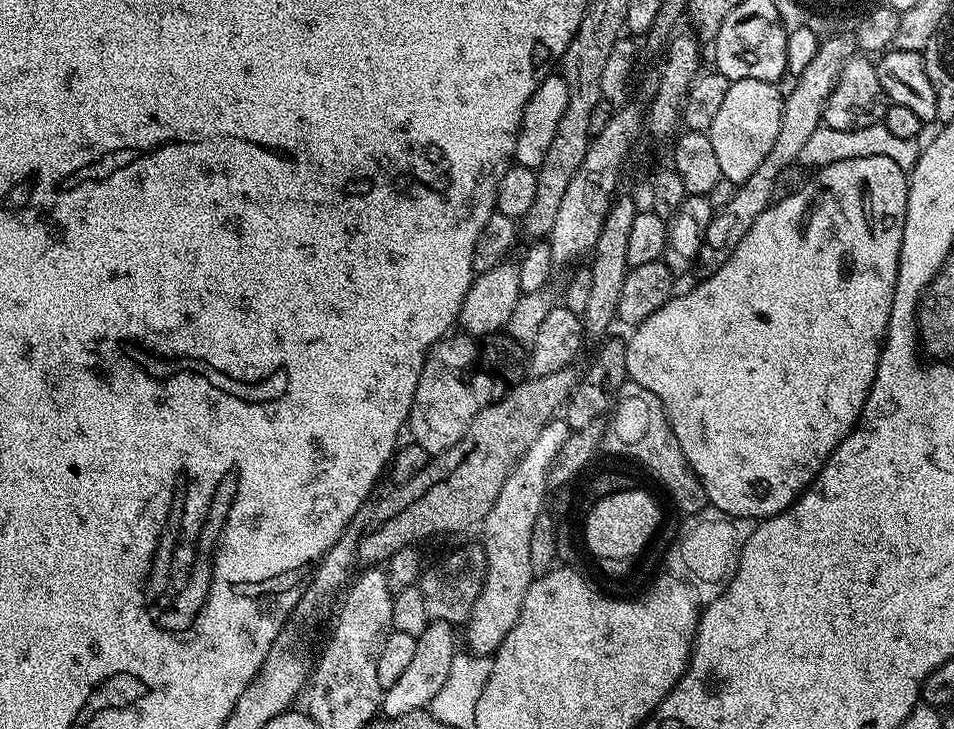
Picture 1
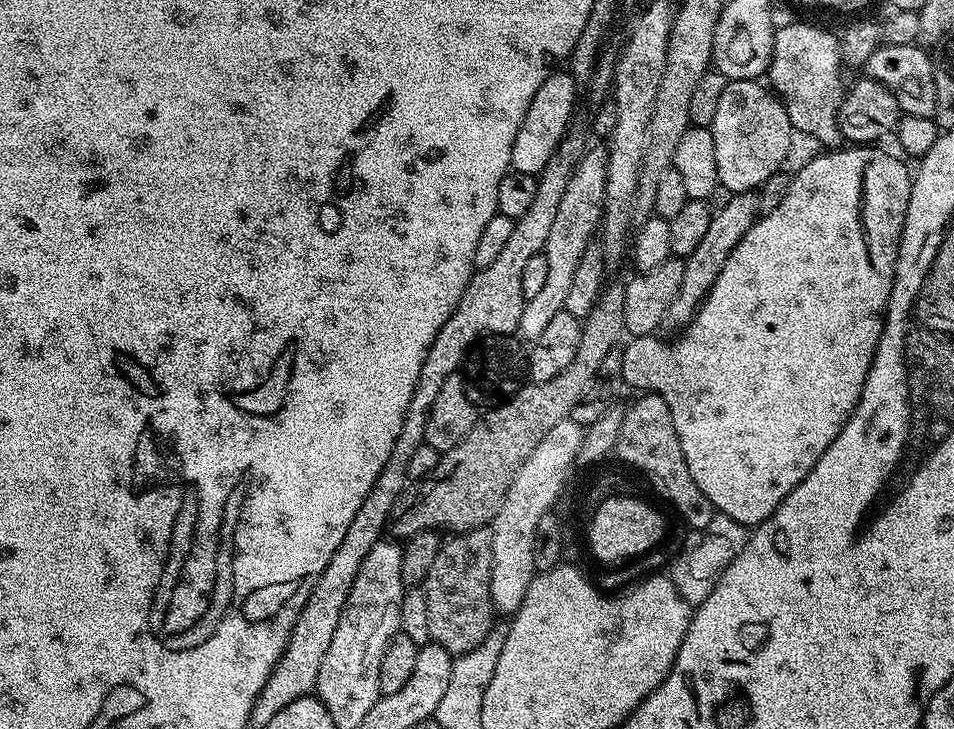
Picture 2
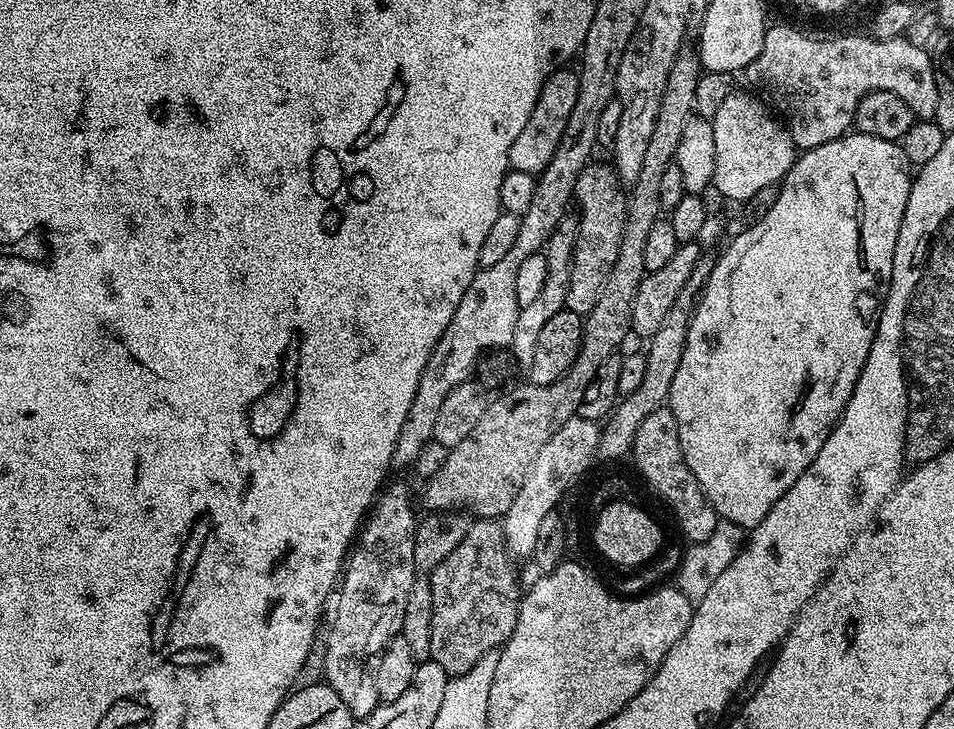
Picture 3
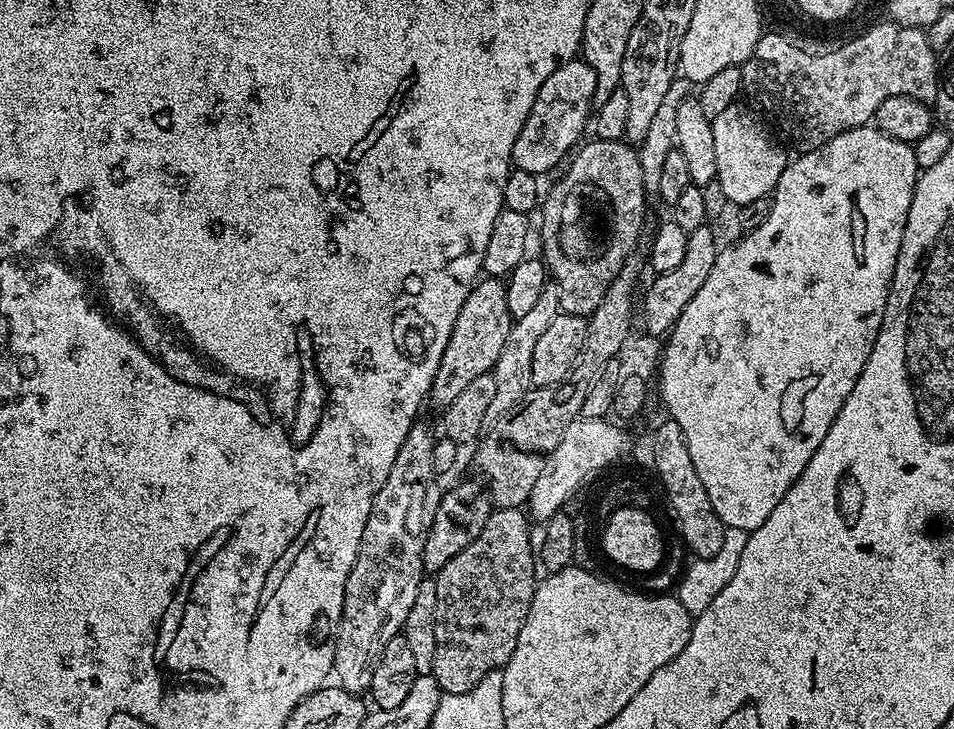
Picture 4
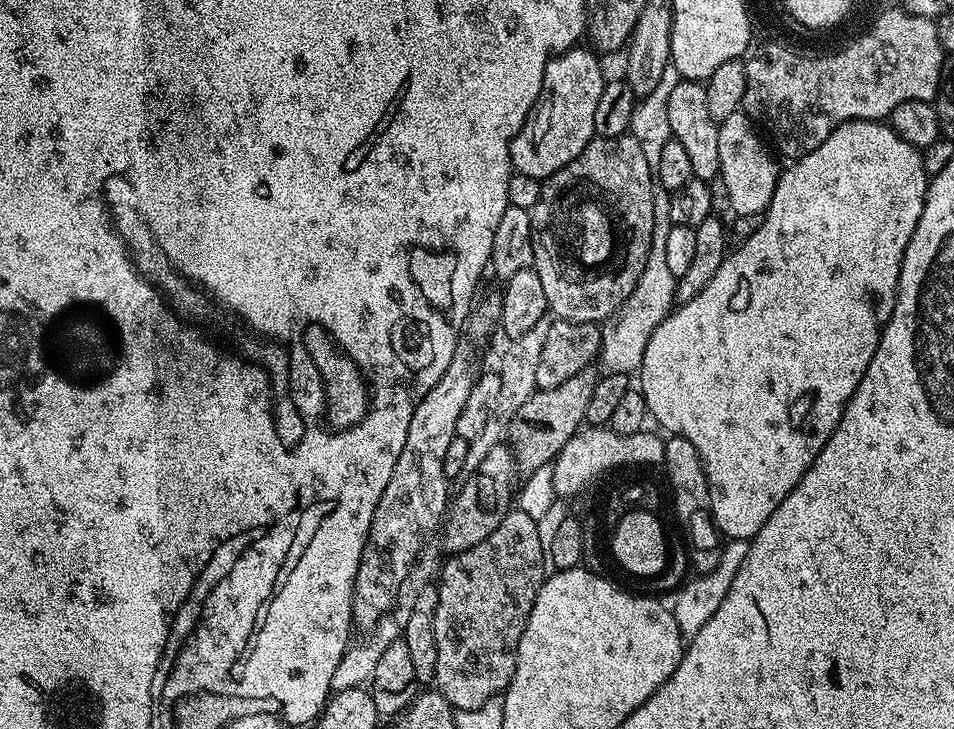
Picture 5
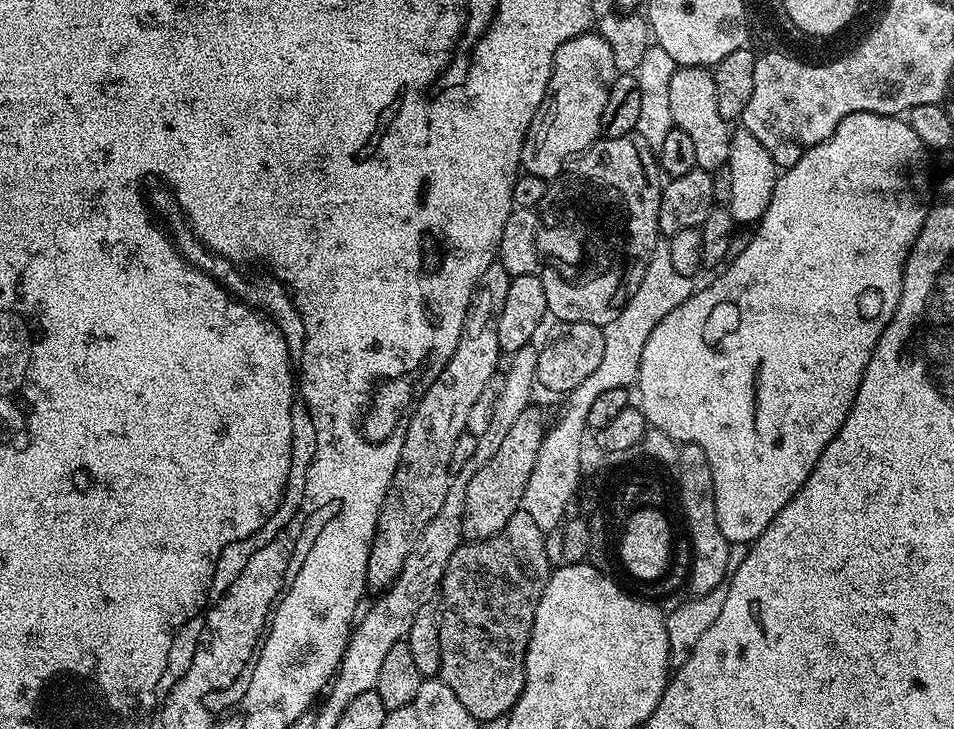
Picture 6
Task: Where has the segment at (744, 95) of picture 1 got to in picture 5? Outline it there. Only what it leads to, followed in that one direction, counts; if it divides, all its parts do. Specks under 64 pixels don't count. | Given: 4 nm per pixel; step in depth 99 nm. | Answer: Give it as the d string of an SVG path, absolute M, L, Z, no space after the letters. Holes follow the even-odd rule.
M744 110L731 112L719 117L716 125L718 175L726 182L726 190L730 194L730 209L736 216L764 213L774 198L774 190L781 173L781 169L776 168L776 156L772 153L771 146L756 129L757 121L747 114L749 115Z

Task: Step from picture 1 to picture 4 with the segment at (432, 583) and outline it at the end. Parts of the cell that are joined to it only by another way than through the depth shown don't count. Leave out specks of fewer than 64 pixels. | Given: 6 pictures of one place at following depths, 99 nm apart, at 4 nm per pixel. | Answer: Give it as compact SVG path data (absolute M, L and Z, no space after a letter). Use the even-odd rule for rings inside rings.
M493 510L486 526L482 526L482 534L478 534L478 538L474 538L474 542L470 542L470 546L466 546L466 550L454 554L454 558L450 558L450 562L446 562L446 566L442 566L442 570L435 573L438 610L436 611L436 625L434 626L434 642L436 643L434 646L434 666L430 675L438 682L441 693L466 694L470 690L474 690L474 686L478 686L478 682L482 682L482 678L486 678L494 671L503 669L504 665L508 663L510 654L514 654L514 646L518 646L518 634L522 634L522 622L526 622L526 614L530 610L530 602L534 598L538 583L538 575L536 576L538 568L534 563L534 548L533 545L532 548L528 545L528 536L524 533L524 520L520 515L521 513L516 510Z

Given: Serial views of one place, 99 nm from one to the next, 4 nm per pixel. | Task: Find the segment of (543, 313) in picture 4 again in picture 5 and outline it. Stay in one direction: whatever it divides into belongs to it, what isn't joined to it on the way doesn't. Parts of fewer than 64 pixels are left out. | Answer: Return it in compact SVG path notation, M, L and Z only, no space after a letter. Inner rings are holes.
M540 319L530 330L522 334L522 338L513 340L507 345L509 348L505 350L504 357L501 358L500 365L498 365L498 371L502 378L502 391L498 394L498 402L494 406L490 418L486 418L486 426L483 427L482 434L478 434L478 438L468 441L465 473L475 472L477 466L484 463L492 447L501 443L508 427L508 421L526 403L526 398L530 398L537 392L538 377L536 372L538 371L539 355L542 354L542 345L546 342L546 333L550 331L551 325L551 319Z

